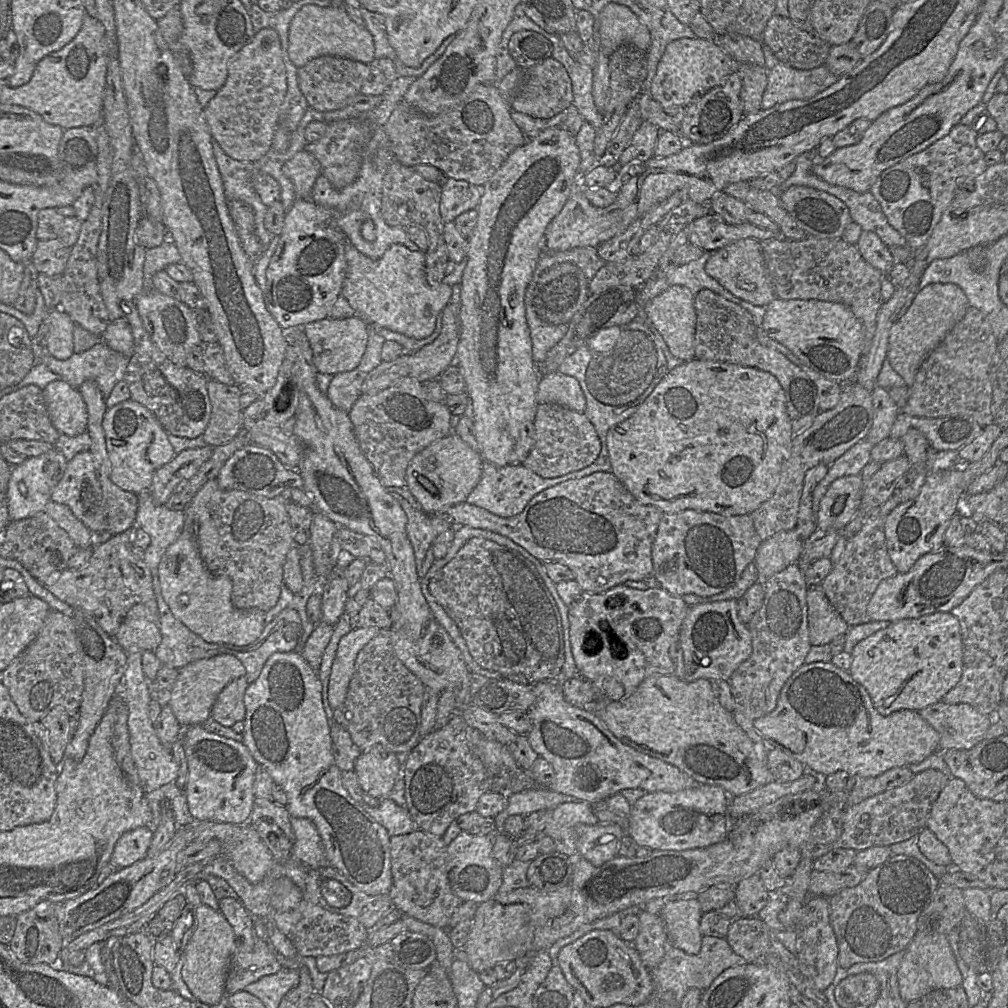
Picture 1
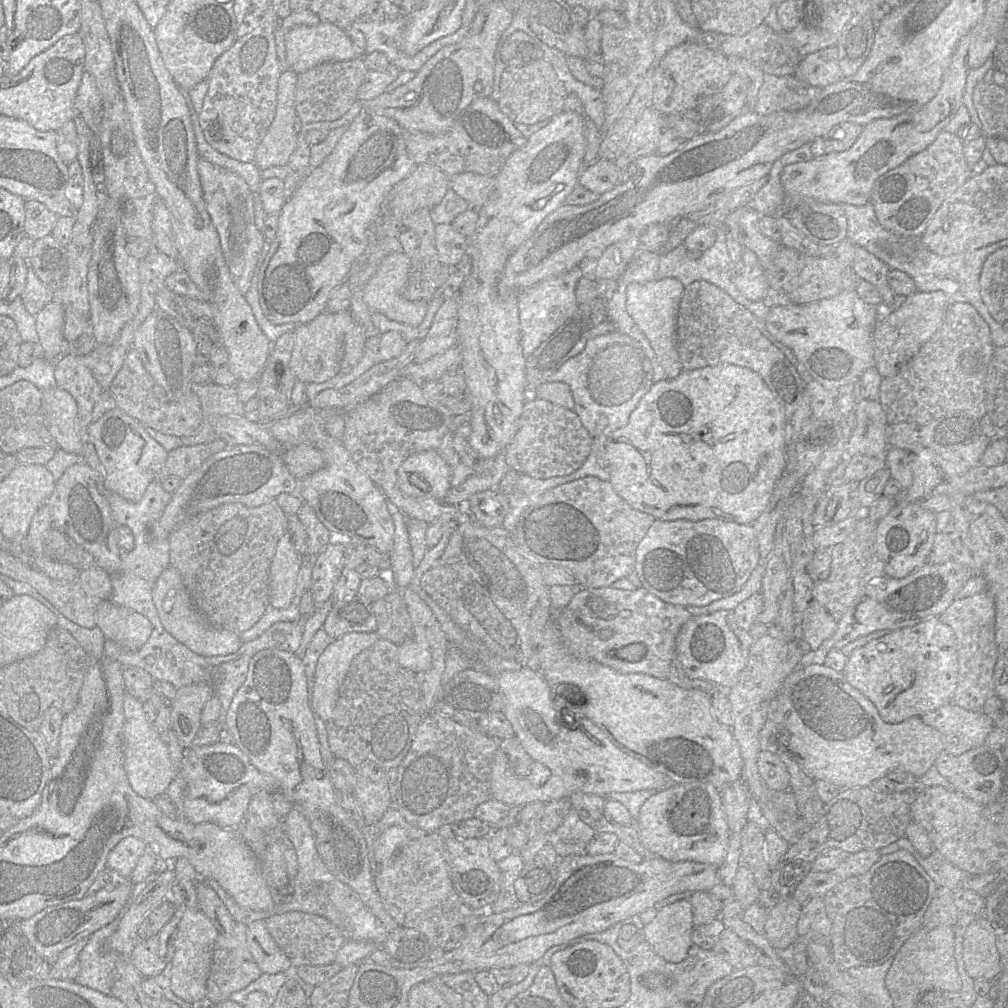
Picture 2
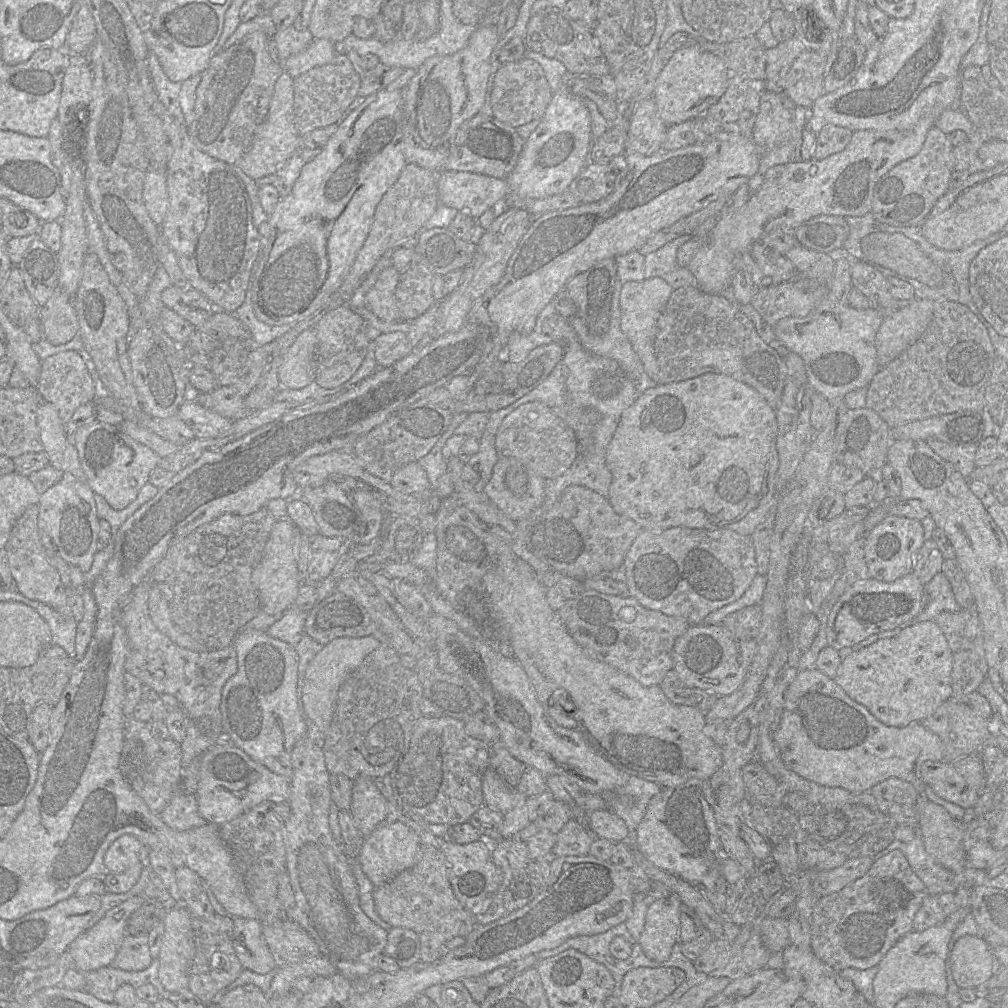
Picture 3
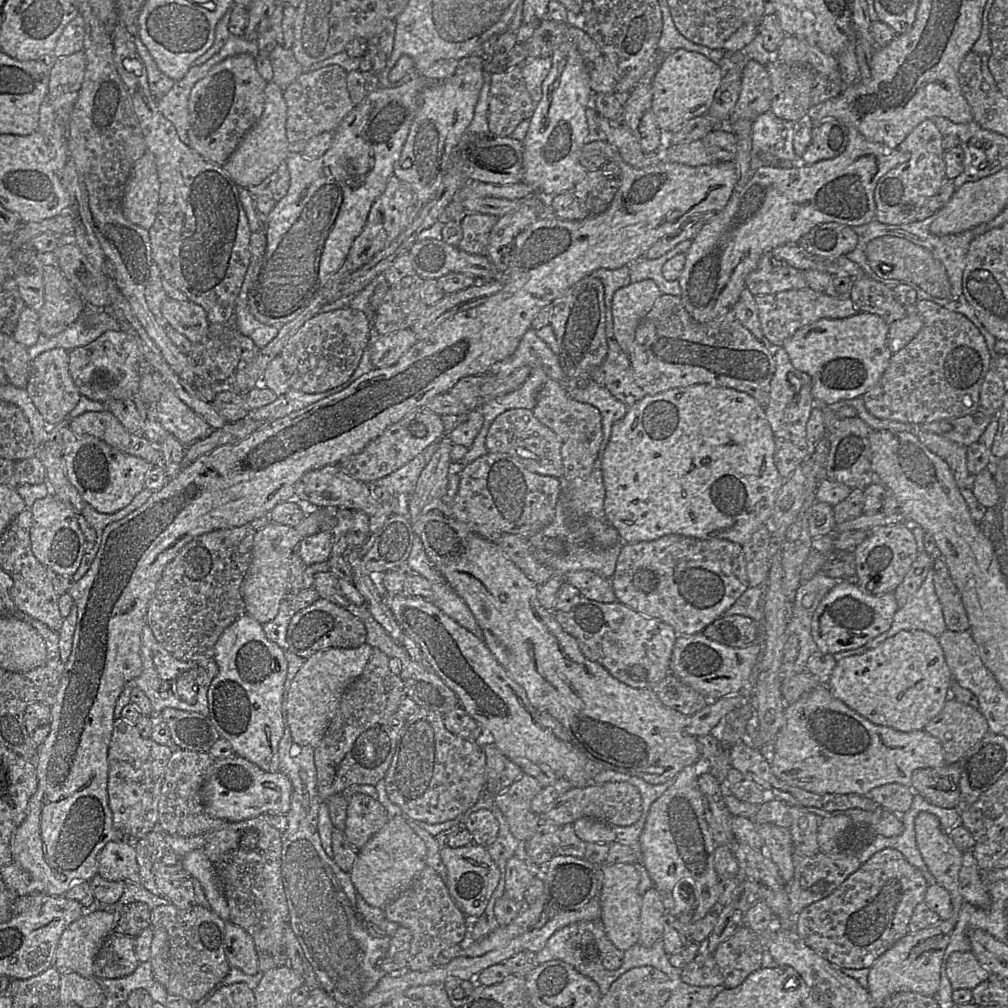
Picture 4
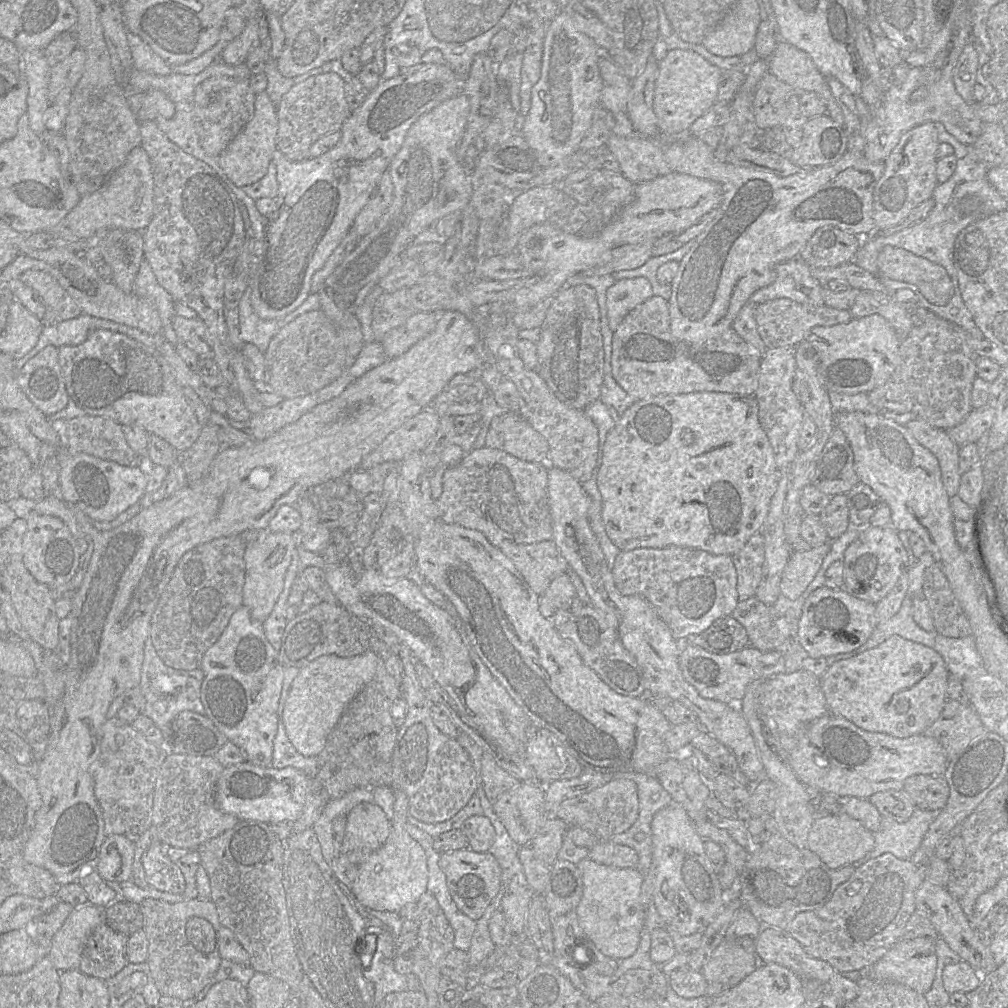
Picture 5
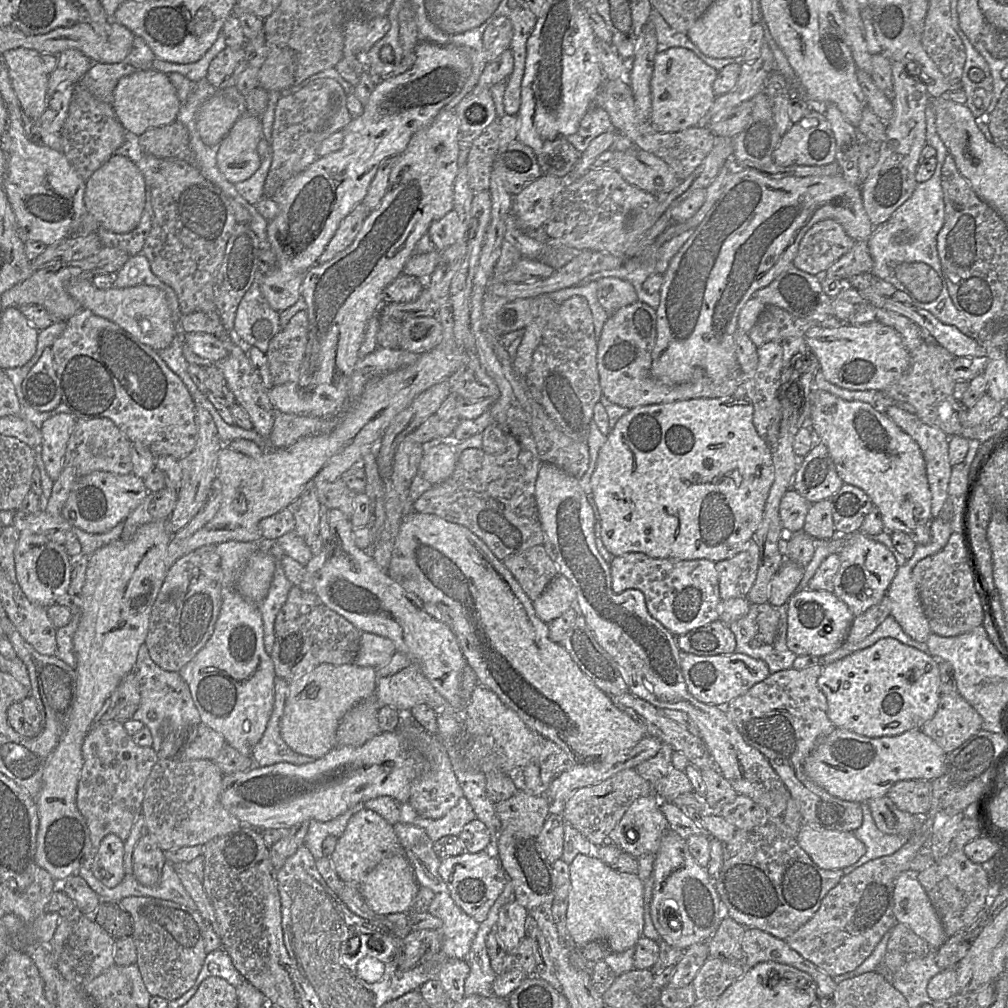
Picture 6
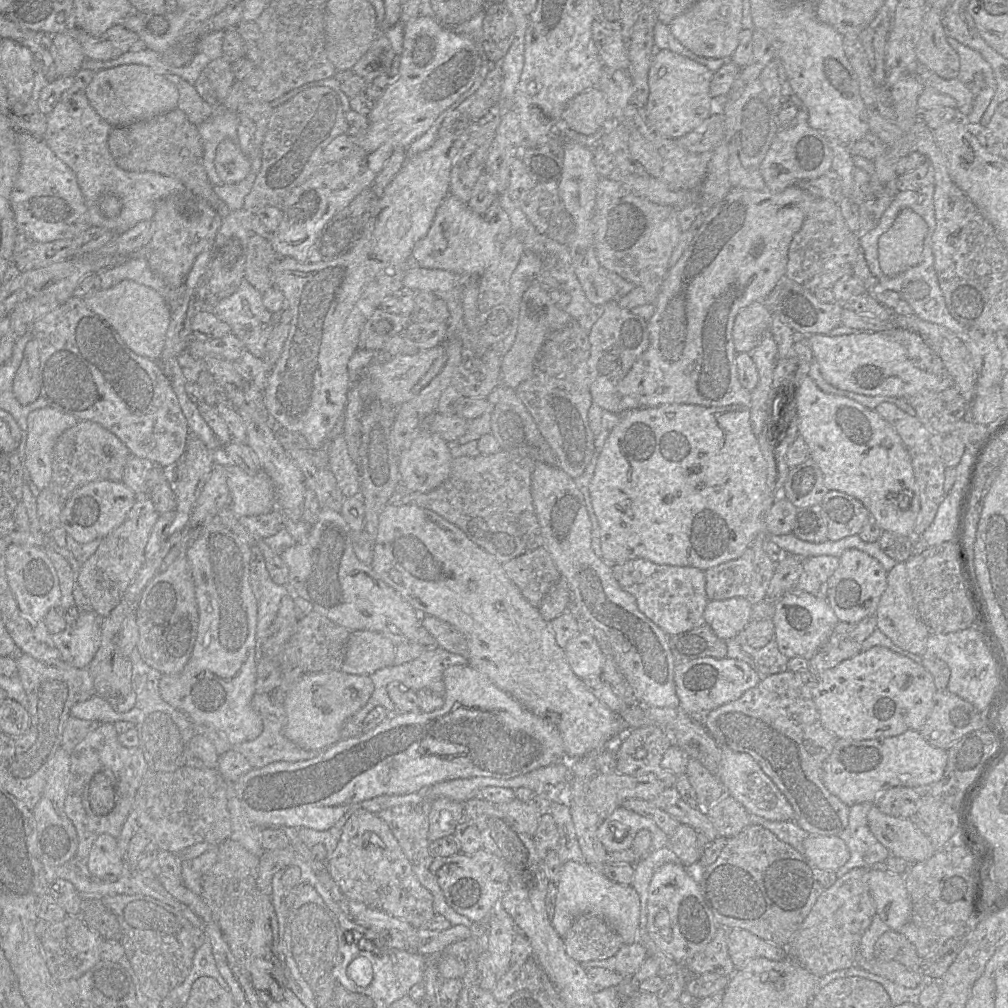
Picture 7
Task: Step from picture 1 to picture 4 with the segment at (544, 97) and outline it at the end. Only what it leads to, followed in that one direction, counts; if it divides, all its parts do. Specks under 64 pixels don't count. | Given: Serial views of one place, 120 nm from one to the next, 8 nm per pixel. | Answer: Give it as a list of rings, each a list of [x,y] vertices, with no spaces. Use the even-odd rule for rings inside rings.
[[[521,66],[492,74],[489,91],[488,129],[494,136],[510,136],[516,127],[533,115],[534,103],[527,91]]]

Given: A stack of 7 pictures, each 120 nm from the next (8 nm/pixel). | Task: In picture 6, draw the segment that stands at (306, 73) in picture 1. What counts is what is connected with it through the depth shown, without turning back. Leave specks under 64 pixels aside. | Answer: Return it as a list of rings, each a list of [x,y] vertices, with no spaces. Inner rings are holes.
[[[321,78],[304,88],[282,97],[275,108],[271,134],[271,166],[265,179],[263,198],[273,198],[292,177],[319,157],[319,147],[333,133],[343,130],[352,120],[347,109],[347,94],[334,79]]]

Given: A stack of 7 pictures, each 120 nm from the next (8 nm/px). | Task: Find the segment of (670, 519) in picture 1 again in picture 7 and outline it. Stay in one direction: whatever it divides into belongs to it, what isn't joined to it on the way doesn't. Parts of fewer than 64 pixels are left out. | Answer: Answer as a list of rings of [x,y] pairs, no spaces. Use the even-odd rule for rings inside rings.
[[[631,559],[611,567],[620,588],[634,596],[638,609],[669,636],[705,624],[703,615],[709,600],[704,571],[693,567],[659,565],[646,559]]]

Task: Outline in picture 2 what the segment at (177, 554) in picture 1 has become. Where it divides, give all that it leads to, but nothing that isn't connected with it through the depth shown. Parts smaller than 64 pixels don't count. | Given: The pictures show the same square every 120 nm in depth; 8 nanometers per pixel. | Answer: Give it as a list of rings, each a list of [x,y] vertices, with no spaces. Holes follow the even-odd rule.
[[[169,566],[160,574],[152,591],[152,599],[164,629],[193,652],[203,656],[219,656],[235,653],[242,646],[238,633],[213,626],[196,608],[176,568]]]

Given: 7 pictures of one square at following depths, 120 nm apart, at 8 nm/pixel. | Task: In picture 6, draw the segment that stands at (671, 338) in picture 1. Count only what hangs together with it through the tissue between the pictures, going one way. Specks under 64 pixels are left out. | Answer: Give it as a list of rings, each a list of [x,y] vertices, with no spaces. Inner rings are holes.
[[[603,277],[597,280],[597,297],[608,317],[621,307],[638,301],[634,286],[616,277]]]

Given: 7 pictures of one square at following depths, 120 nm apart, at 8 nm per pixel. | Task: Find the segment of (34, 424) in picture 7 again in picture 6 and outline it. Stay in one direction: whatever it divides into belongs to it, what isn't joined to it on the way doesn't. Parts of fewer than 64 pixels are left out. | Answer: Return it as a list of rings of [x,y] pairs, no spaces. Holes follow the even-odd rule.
[[[60,413],[45,420],[40,427],[42,442],[38,448],[45,470],[55,481],[61,471],[67,443],[77,418]]]

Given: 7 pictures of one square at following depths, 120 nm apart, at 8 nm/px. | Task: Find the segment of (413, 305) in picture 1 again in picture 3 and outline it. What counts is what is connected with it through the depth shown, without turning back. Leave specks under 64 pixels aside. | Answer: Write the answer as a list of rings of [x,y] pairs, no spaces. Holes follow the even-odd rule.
[[[391,265],[381,271],[374,285],[365,295],[365,304],[378,318],[385,321],[401,320],[394,302],[394,292],[400,273]]]

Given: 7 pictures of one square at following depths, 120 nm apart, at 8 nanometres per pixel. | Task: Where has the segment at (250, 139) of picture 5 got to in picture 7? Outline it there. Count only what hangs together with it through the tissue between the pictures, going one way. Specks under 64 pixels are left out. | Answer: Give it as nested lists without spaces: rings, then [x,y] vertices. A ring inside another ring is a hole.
[[[225,139],[217,147],[214,159],[216,172],[226,184],[241,182],[251,171],[251,159],[246,156],[236,140]]]

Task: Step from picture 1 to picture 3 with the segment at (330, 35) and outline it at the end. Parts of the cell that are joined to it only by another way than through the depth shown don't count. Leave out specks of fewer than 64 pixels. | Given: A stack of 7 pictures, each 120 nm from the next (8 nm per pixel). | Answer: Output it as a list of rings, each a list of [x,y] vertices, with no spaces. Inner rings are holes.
[[[313,39],[306,50],[285,61],[284,71],[294,79],[315,67],[330,63],[336,56],[335,43],[327,39]]]

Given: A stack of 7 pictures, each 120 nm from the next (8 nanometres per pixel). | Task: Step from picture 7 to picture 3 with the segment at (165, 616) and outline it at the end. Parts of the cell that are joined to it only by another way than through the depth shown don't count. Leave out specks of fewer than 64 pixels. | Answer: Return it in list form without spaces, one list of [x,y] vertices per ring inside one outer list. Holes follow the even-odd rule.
[[[266,506],[249,515],[225,513],[172,544],[152,571],[150,579],[158,584],[174,624],[206,649],[232,645],[242,628],[261,611],[251,576],[276,521]]]

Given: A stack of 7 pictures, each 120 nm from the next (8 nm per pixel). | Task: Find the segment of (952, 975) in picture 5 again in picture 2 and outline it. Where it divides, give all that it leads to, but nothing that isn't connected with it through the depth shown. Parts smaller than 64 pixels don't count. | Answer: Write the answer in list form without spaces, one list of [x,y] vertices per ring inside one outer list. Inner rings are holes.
[[[983,916],[971,922],[964,933],[963,961],[973,980],[995,981],[1001,972],[995,933]]]

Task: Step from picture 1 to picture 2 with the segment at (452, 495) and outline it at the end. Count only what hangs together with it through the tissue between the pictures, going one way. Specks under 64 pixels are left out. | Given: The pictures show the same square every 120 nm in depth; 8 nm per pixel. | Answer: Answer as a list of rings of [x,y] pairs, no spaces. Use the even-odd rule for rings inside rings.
[[[437,450],[409,456],[397,470],[397,487],[406,495],[443,501],[451,486],[451,468]]]

